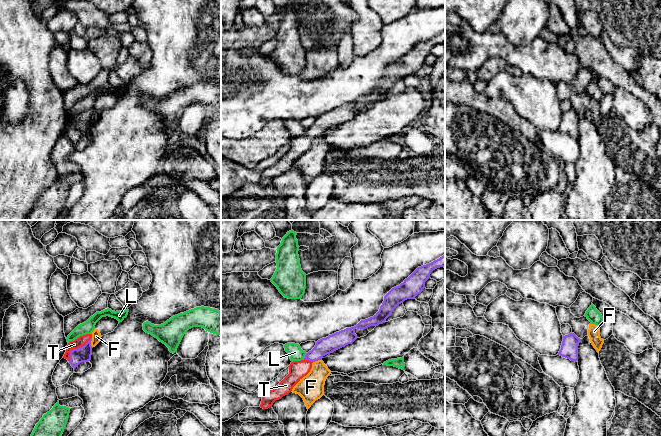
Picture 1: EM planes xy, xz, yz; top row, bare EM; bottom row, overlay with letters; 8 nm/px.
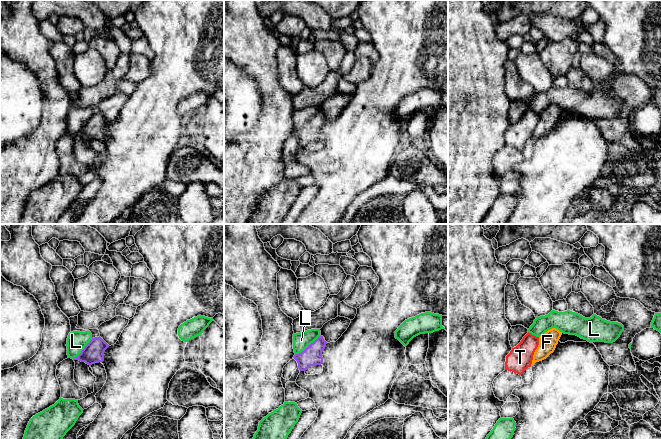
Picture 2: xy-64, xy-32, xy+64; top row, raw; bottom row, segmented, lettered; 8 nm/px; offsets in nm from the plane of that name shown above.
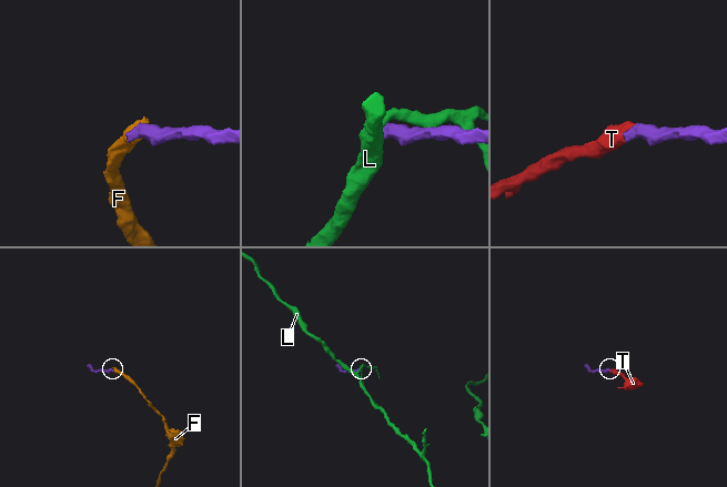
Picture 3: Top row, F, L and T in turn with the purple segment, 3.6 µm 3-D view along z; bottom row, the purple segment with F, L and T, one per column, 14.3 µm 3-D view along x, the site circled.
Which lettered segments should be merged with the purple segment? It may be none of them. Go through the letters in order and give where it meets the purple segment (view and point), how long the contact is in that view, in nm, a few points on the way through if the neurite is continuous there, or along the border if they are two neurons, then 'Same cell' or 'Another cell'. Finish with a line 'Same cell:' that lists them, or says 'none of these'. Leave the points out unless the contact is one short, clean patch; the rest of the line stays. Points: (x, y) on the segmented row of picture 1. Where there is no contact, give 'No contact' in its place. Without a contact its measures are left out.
F: Touches purple at xy (90, 342). Shared border 90 nm. Boundary: xy (91, 337), (92, 347). Another cell
L: Touches purple at xz (305, 356). Shared border 50 nm. Boundary: xz (306, 353), (303, 358). Another cell
T: Touches purple at xy (78, 348). Shared border 280 nm. Path across: xy (83, 354), (78, 348), (82, 344), (82, 340). Same cell
Same cell: T

